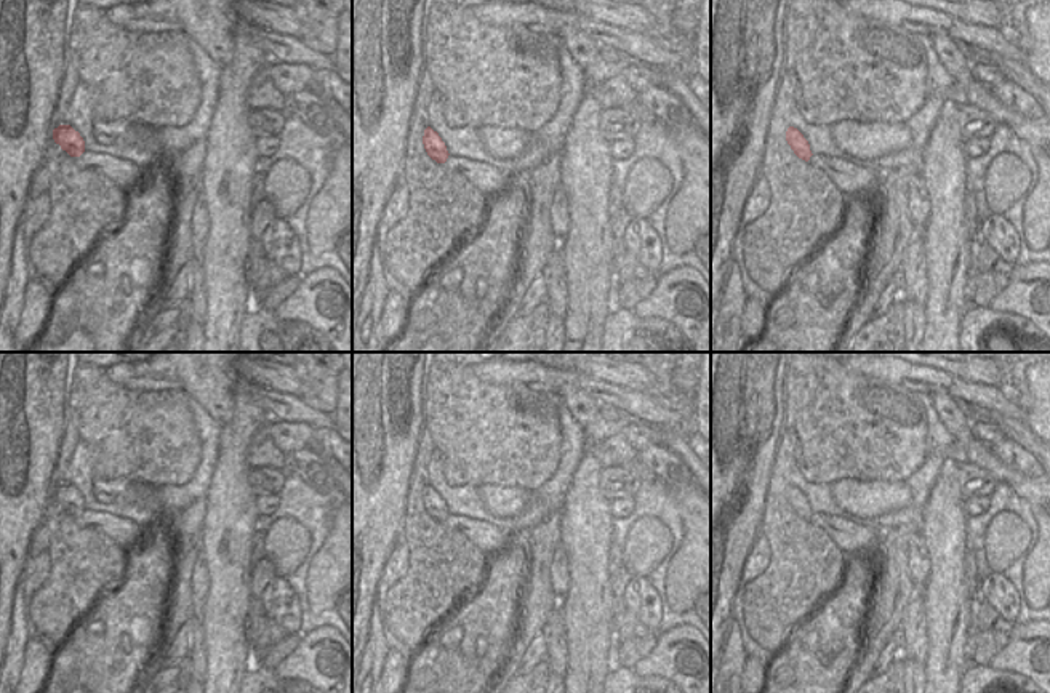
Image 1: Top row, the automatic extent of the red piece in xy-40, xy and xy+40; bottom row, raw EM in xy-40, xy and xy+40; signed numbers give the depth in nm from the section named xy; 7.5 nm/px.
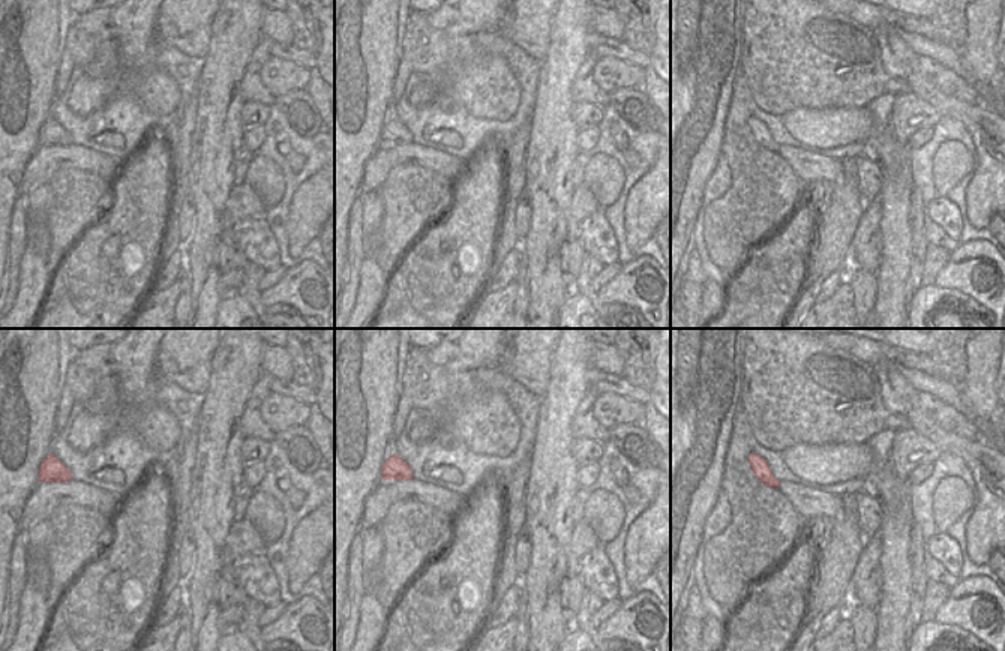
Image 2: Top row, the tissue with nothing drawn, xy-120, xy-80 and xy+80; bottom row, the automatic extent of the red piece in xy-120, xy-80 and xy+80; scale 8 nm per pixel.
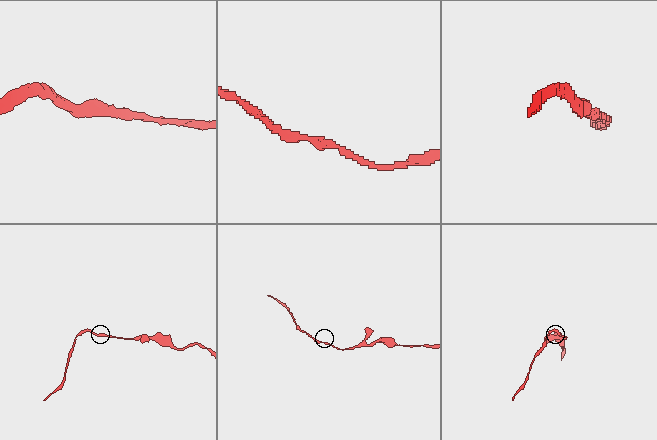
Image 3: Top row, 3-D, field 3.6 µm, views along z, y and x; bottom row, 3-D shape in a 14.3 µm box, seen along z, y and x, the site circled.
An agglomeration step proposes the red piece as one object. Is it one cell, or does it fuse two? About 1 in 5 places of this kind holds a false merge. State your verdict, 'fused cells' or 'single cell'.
single cell

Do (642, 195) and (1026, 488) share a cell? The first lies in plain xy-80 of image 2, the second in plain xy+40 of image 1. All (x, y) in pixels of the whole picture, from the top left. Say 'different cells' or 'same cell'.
same cell

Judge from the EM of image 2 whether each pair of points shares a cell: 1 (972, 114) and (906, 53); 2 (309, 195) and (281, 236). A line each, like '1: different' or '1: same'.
1: same
2: different

